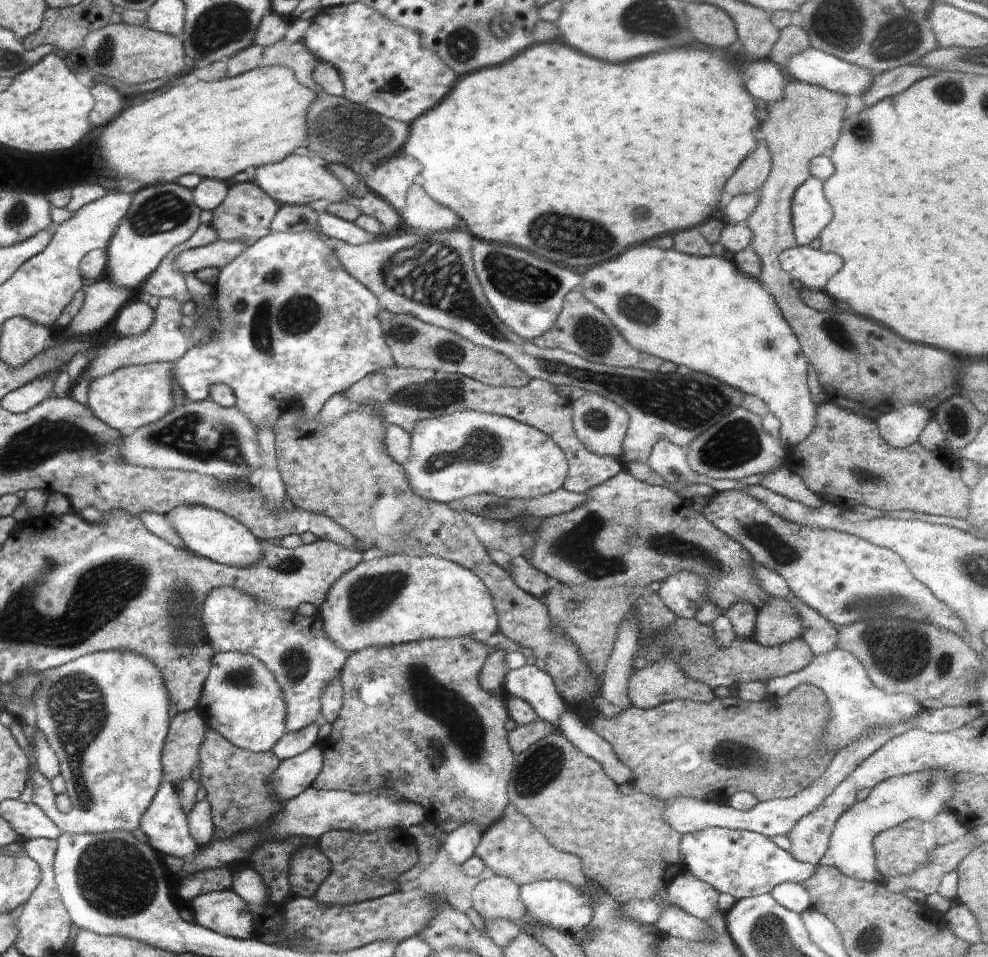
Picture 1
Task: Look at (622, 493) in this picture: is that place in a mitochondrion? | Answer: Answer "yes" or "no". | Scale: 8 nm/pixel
no

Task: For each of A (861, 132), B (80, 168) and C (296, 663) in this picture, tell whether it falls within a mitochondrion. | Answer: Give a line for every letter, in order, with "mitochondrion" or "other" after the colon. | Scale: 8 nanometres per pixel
A: mitochondrion
B: other
C: mitochondrion

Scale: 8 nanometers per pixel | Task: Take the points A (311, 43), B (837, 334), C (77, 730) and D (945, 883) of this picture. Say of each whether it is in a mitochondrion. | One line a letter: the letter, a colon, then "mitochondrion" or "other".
A: other
B: mitochondrion
C: mitochondrion
D: other

